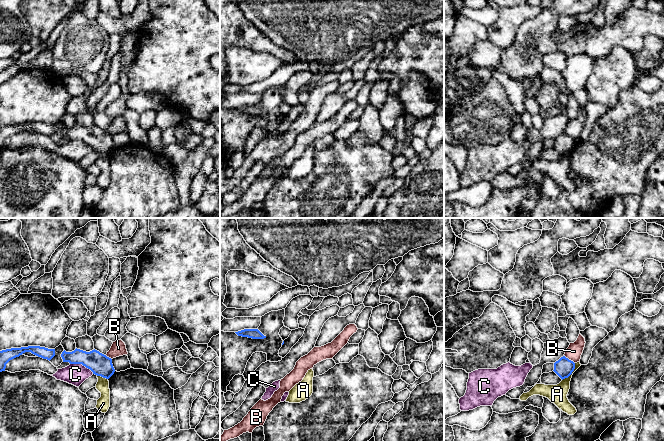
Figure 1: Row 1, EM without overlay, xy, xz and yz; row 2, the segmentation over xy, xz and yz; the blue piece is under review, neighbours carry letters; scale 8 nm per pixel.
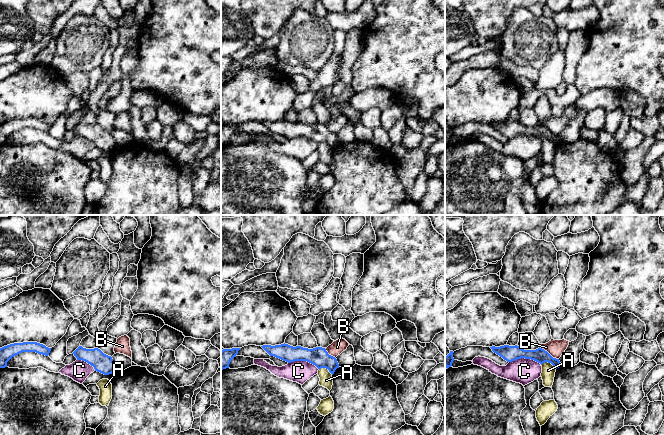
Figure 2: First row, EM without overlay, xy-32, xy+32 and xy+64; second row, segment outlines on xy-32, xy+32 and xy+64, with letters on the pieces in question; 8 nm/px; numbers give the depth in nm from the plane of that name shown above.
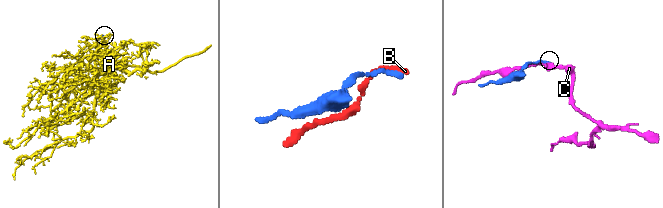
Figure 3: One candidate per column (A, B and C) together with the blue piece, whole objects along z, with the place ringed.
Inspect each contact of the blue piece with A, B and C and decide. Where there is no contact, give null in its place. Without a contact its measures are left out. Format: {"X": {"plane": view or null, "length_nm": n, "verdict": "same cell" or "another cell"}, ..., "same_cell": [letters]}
{"A": {"plane": "yz", "length_nm": 180, "verdict": "another cell"}, "B": {"plane": "yz", "length_nm": 110, "verdict": "another cell"}, "C": {"plane": "xy", "length_nm": 200, "verdict": "another cell"}, "same_cell": []}

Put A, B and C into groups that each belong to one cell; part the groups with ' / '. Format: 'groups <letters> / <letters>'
groups A / B / C

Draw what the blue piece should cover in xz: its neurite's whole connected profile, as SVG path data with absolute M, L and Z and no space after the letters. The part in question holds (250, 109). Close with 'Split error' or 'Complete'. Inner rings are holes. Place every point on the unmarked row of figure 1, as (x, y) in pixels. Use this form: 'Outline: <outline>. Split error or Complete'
Outline: M244 105L238 108L235 108L238 112L248 113L252 115L264 115L264 112L258 105Z. Complete

